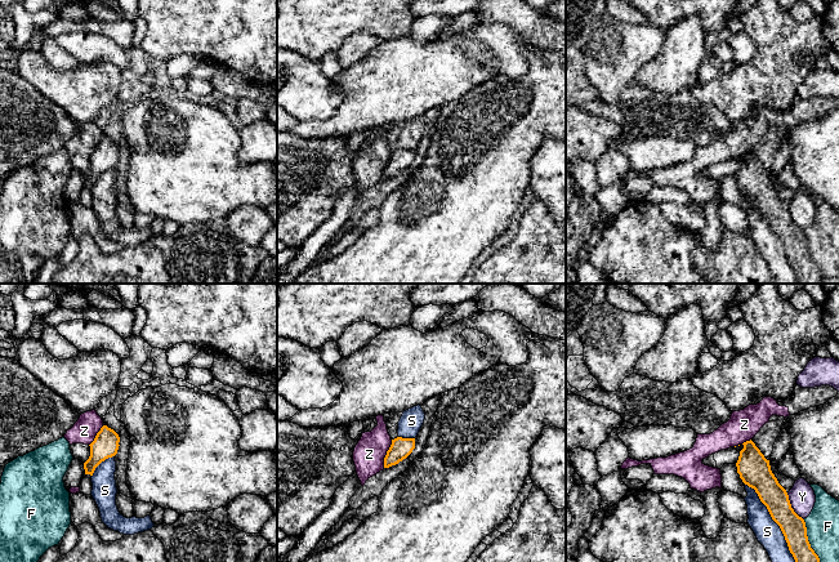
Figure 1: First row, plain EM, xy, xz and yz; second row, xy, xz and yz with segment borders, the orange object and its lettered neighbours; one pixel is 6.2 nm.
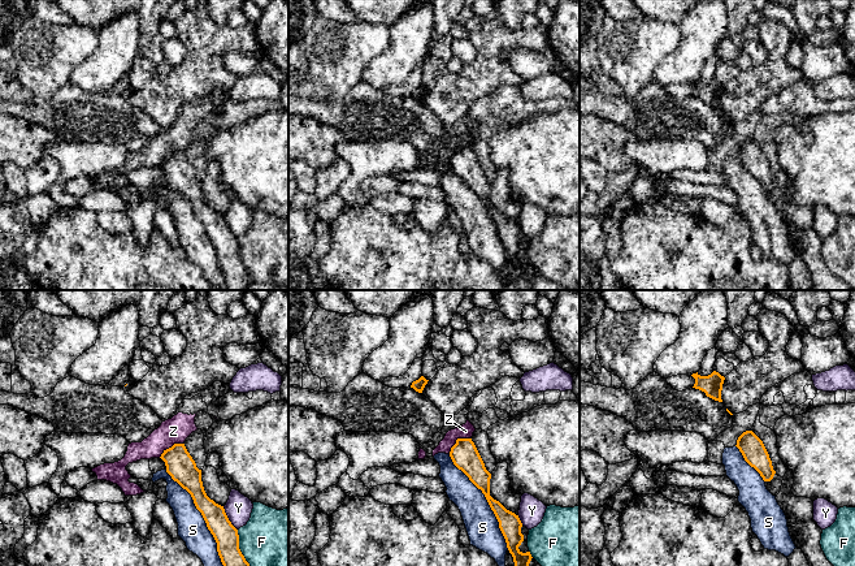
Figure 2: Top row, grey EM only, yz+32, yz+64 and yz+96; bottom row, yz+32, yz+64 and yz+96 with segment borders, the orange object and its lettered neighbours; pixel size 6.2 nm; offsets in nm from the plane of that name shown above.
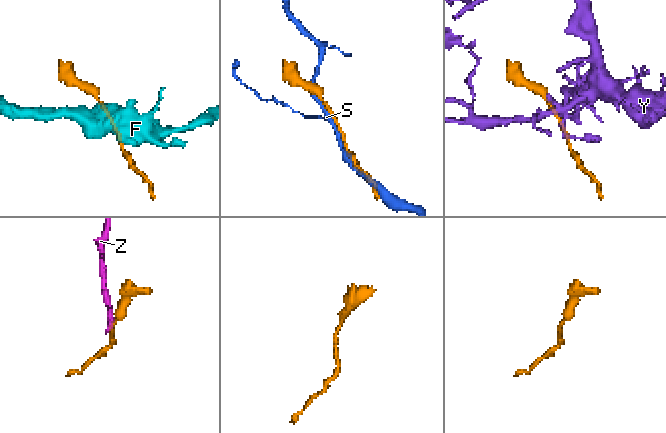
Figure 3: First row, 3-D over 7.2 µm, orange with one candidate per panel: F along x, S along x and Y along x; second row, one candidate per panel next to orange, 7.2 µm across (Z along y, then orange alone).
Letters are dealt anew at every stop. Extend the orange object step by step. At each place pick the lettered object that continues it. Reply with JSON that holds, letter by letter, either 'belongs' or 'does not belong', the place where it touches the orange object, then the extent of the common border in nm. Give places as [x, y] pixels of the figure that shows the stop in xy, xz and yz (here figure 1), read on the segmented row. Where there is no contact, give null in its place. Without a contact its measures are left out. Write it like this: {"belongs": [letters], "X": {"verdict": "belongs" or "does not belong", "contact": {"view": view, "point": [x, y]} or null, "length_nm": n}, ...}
{"belongs": [], "F": {"verdict": "does not belong", "contact": {"view": "yz", "point": [807, 540]}, "length_nm": 280}, "S": {"verdict": "does not belong", "contact": {"view": "yz", "point": [773, 520]}, "length_nm": 600}, "Y": {"verdict": "does not belong", "contact": {"view": "yz", "point": [790, 507]}, "length_nm": 200}, "Z": {"verdict": "does not belong", "contact": {"view": "xz", "point": [387, 454]}, "length_nm": 190}}

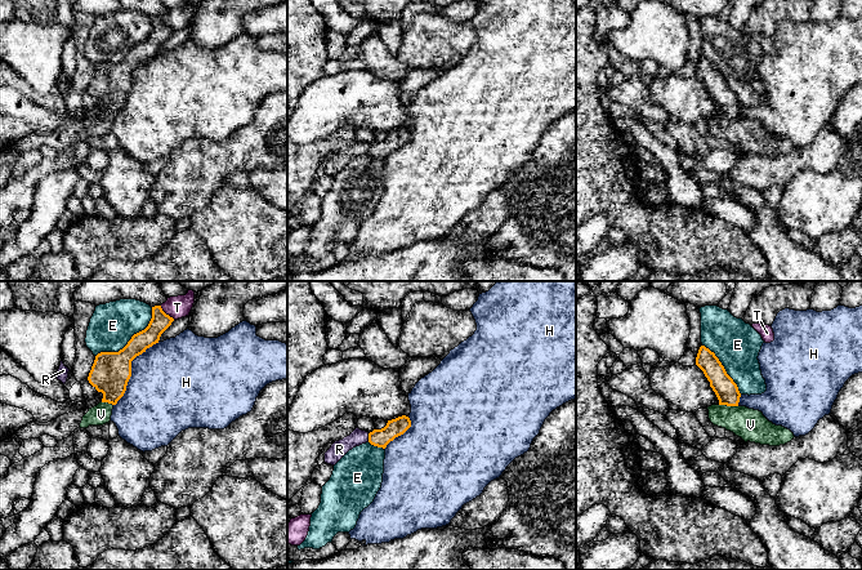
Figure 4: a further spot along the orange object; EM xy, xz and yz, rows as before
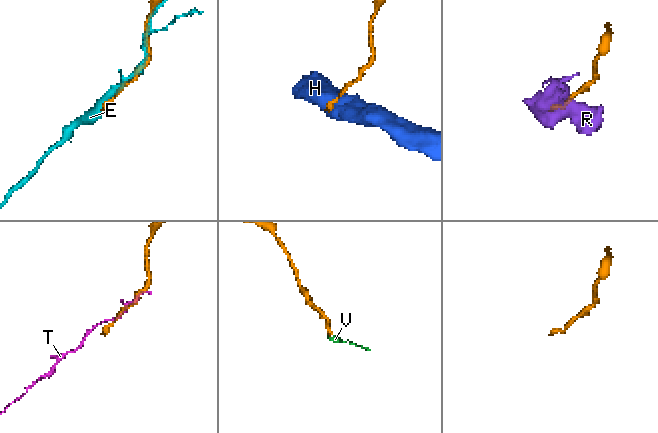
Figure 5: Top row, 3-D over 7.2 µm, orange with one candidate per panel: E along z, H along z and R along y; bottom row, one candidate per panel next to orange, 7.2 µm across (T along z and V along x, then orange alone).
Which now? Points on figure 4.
{"belongs": ["V"], "E": {"verdict": "does not belong", "contact": {"view": "xy", "point": [130, 339]}, "length_nm": 480}, "H": {"verdict": "does not belong", "contact": {"view": "xy", "point": [130, 370]}, "length_nm": 480}, "R": {"verdict": "does not belong", "contact": {"view": "xz", "point": [369, 437]}, "length_nm": 60}, "T": {"verdict": "does not belong", "contact": {"view": "xy", "point": [165, 314]}, "length_nm": 130}, "V": {"verdict": "belongs", "contact": {"view": "yz", "point": [728, 405]}, "length_nm": 120}}

